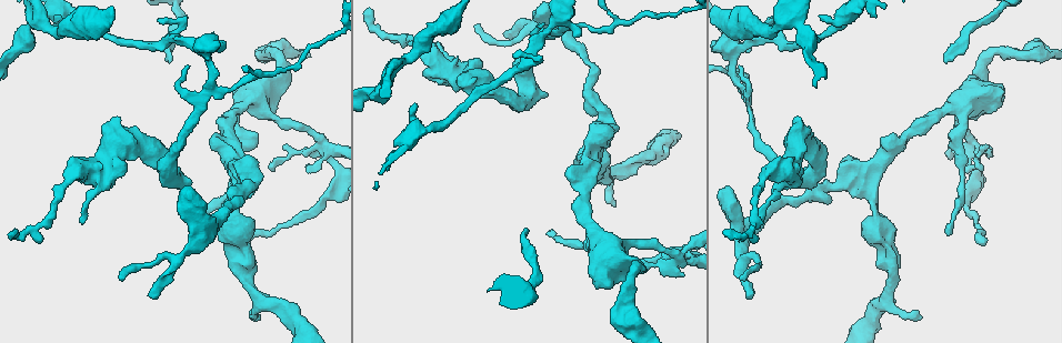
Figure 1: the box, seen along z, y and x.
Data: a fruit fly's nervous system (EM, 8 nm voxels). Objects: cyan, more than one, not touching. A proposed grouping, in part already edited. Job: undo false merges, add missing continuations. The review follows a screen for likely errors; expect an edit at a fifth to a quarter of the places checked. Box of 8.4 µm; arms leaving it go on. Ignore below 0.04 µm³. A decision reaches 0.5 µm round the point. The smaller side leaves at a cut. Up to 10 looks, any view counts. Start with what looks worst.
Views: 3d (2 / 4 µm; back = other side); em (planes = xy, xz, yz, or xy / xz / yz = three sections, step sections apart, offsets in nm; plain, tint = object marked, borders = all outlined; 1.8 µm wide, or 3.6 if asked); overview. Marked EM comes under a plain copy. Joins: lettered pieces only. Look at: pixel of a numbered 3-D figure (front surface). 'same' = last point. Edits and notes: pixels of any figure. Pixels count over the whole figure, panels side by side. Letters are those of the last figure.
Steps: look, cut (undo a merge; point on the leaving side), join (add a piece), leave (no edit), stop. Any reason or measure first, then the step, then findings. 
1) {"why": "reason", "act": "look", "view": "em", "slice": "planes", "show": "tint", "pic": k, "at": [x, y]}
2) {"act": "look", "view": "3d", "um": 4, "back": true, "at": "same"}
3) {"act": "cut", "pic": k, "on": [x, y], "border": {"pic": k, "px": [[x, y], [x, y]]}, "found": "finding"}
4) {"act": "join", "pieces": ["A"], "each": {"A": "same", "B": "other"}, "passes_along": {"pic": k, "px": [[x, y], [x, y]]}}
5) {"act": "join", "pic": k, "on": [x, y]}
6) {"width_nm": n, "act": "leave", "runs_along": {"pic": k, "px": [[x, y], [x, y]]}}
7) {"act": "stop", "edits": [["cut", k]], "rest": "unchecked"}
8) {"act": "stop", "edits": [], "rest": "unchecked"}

{"why": "branch stops here", "act": "look", "view": "3d", "um": 4, "back": true, "pic": 1, "at": [527, 228]}

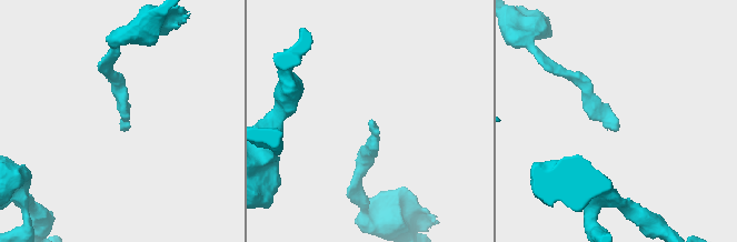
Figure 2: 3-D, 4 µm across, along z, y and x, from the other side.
{"why": "shape alone is not enough", "act": "look", "view": "em", "slice": "yz", "step": 4, "show": "borders", "pic": 2, "at": [616, 130]}

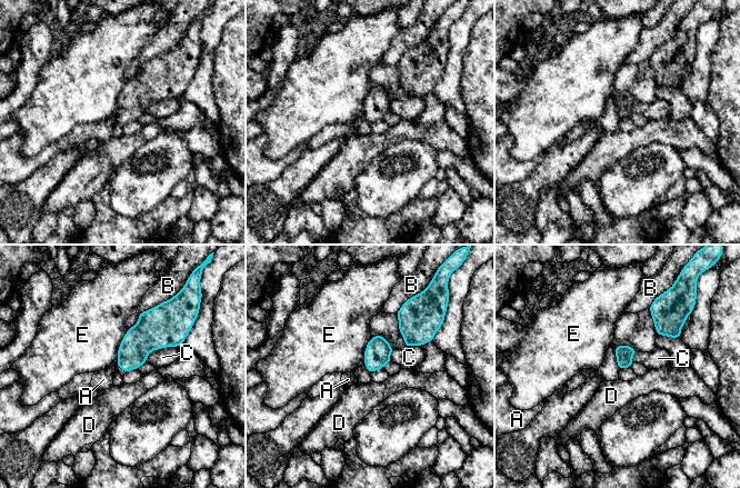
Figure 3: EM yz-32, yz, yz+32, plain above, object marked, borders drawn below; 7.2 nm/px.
{"act": "leave", "each": {"A": "other", "B": "other", "C": "other", "D": "other", "E": "other"}, "border": {"pic": 3, "px": [[117, 358], [118, 368]]}, "found": "no lettered piece goes on from it"}

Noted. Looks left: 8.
{"act": "look", "view": "3d", "um": 2, "back": true, "pic": 1, "at": [326, 147]}

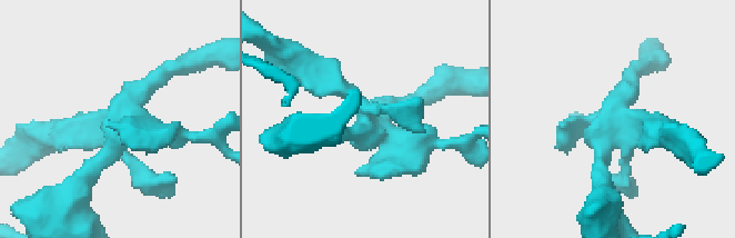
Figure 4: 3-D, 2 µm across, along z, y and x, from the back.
{"act": "look", "view": "em", "slice": "planes", "show": "borders", "pic": 4, "at": [617, 115]}

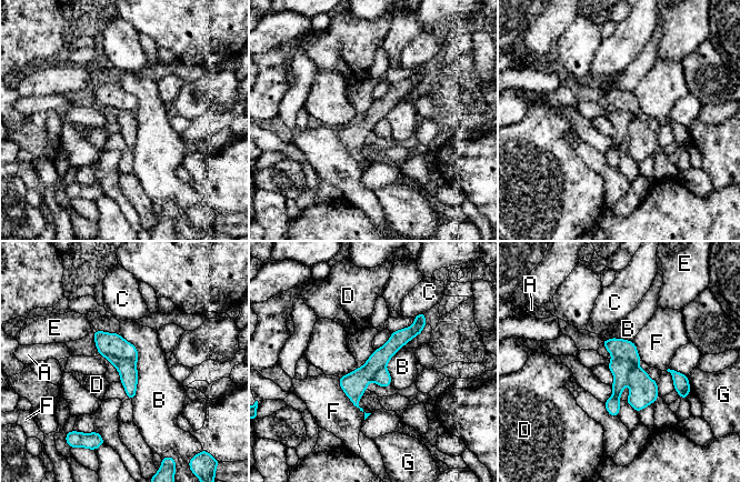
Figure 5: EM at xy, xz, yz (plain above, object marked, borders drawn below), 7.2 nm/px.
{"act": "cut", "pic": 5, "on": [619, 368], "each": {"A": "other", "B": "other", "C": "other", "D": "other", "E": "other", "F": "other", "G": "other"}, "part_leaving": {"pic": 5, "px": [[422, 321], [356, 382], [356, 402]]}, "found": "a second neuron is stuck on"}

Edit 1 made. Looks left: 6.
{"act": "look", "view": "overview"}

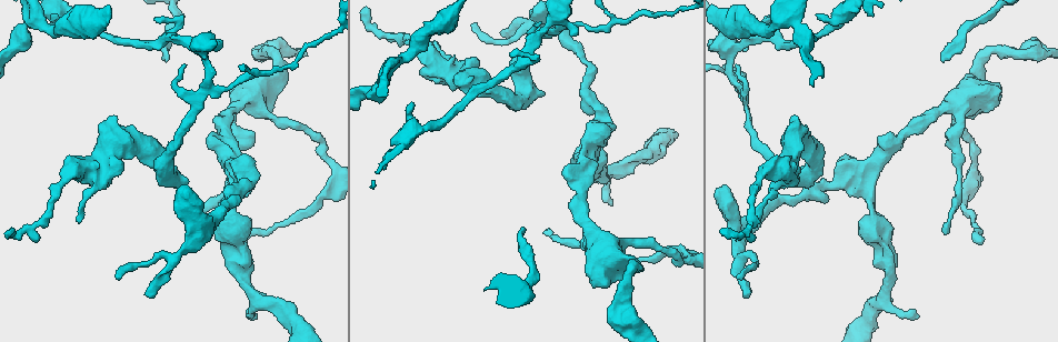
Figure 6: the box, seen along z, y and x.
{"why": "branch stops here", "act": "look", "view": "em", "slice": "yz", "step": 8, "show": "borders", "pic": 6, "at": [819, 17]}

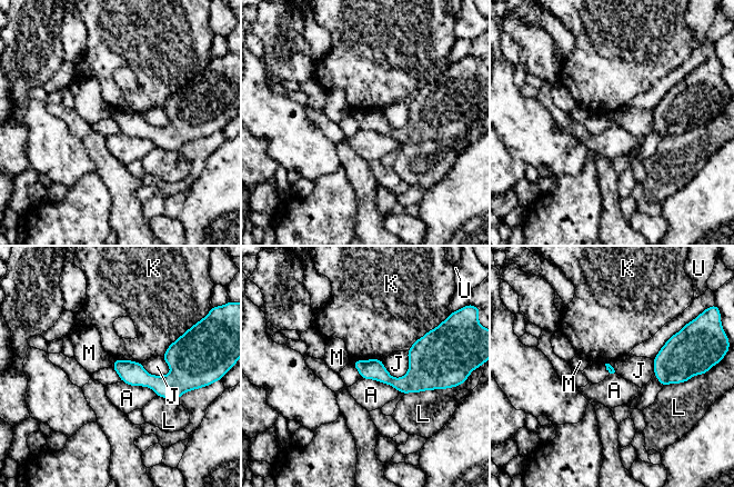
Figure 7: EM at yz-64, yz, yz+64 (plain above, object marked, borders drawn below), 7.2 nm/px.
{"why": "another direction", "act": "look", "view": "em", "slice": "planes", "show": "borders", "at": "same"}

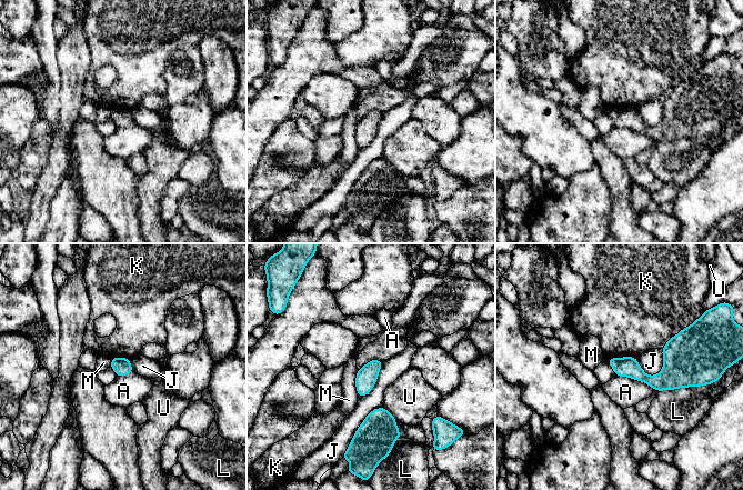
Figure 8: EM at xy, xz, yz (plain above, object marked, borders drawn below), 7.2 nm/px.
{"width_nm": 130, "act": "leave", "each": {"A": "other", "J": "other", "K": "other", "L": "other", "M": "other", "U": "other"}, "found": "none of them fits"}

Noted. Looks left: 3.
{"why": "branch stops here", "act": "look", "view": "3d", "um": 2, "pic": 6, "at": [746, 298]}

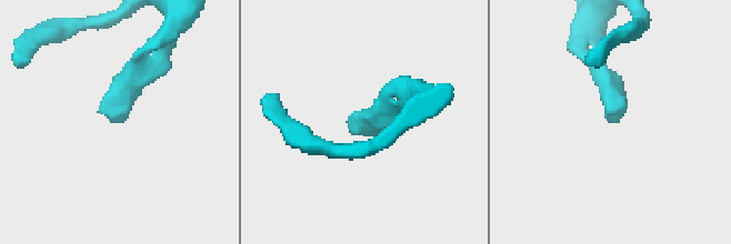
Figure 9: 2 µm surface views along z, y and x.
{"why": "now the EM", "act": "look", "view": "em", "slice": "yz", "step": 8, "show": "borders", "pic": 9, "at": [113, 120]}

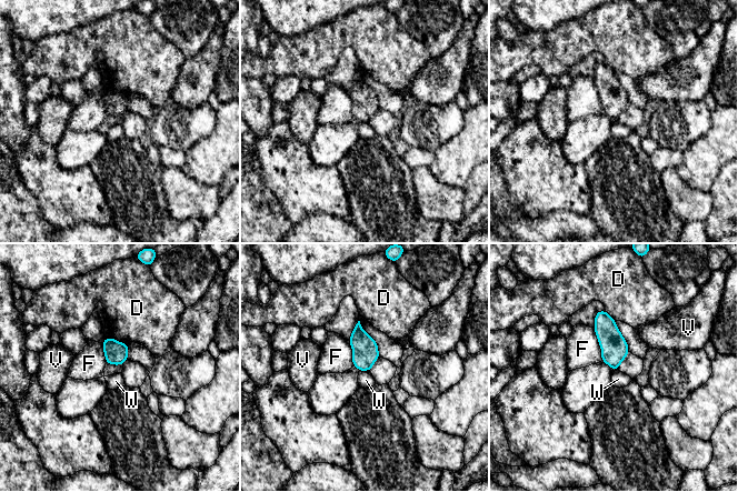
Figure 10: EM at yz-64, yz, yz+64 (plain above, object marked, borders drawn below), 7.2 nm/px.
{"act": "leave", "each": {"D": "other", "F": "other", "V": "other", "W": "other"}, "border": {"pic": 10, "px": [[359, 370], [369, 371]]}, "found": "no lettered piece goes on from it"}

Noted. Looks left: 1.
{"act": "stop", "edits": [["cut", 5]], "rest": "unchecked"}

